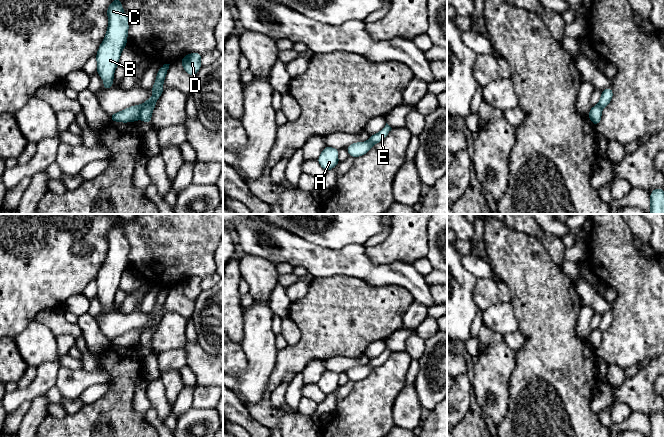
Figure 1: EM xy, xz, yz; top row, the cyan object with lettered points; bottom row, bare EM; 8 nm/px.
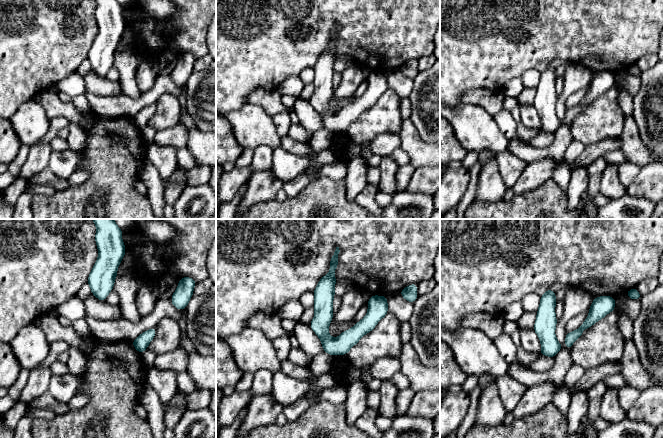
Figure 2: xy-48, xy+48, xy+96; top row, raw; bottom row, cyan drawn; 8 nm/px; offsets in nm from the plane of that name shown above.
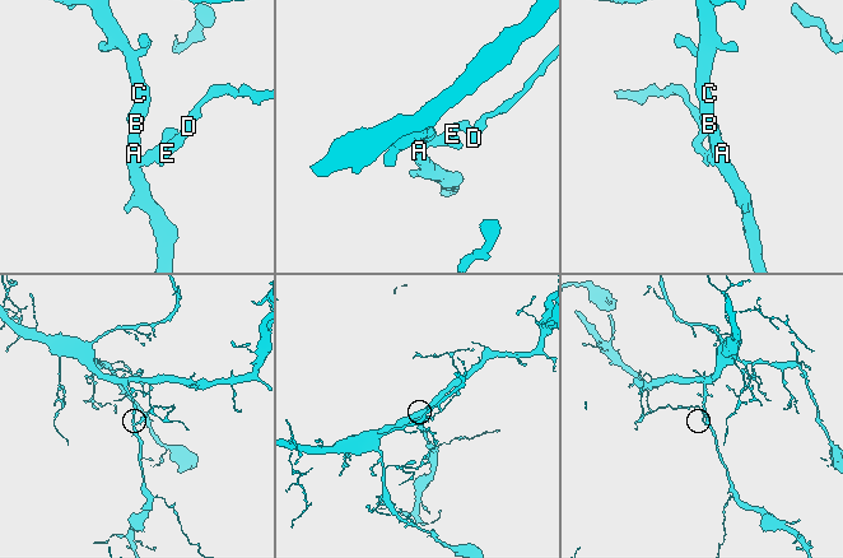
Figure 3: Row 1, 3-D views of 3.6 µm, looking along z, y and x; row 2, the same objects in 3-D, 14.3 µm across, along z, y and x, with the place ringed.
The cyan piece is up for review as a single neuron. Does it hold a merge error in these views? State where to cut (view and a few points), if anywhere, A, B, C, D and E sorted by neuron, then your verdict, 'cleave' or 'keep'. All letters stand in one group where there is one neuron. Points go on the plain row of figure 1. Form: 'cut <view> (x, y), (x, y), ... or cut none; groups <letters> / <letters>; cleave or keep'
cut xy (156, 324), (149, 327), (141, 335), (138, 342); groups A B C / D E; cleave

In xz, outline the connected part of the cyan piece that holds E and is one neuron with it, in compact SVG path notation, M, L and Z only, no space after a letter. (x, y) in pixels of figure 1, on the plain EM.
M386 347L385 351L378 357L372 358L370 362L368 363L368 366L371 368L377 368L381 366L383 363L387 361L389 356L391 355L391 351Z

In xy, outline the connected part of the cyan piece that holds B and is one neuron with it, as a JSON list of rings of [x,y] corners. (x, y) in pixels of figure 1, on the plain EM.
[[[106,214],[115,220],[115,224],[107,231],[108,252],[97,278],[97,298],[104,305],[103,314],[113,310],[115,293],[119,289],[119,283],[123,273],[127,269],[129,243],[123,234],[123,230],[117,221],[117,214]]]

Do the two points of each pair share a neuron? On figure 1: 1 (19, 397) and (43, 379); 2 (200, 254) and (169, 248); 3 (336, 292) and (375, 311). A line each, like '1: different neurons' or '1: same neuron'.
1: same neuron
2: same neuron
3: same neuron

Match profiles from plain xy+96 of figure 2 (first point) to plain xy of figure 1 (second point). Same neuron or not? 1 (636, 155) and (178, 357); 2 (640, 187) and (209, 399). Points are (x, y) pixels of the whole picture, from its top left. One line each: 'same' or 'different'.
1: different
2: same

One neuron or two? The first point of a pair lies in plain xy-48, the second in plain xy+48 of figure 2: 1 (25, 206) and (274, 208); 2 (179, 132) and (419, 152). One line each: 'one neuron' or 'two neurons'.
1: two neurons
2: two neurons

